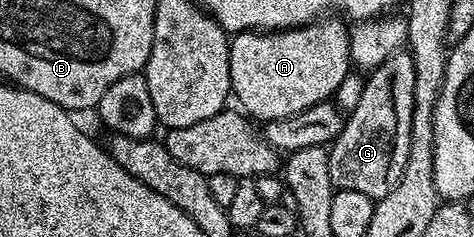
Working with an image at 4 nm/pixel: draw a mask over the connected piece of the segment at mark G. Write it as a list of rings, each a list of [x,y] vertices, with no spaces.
[[[401,49],[371,68],[364,80],[358,109],[345,118],[342,133],[330,144],[328,156],[333,188],[354,189],[354,193],[366,193],[373,201],[386,197],[386,193],[398,185],[402,169],[406,169],[413,113],[414,61],[411,51]]]

